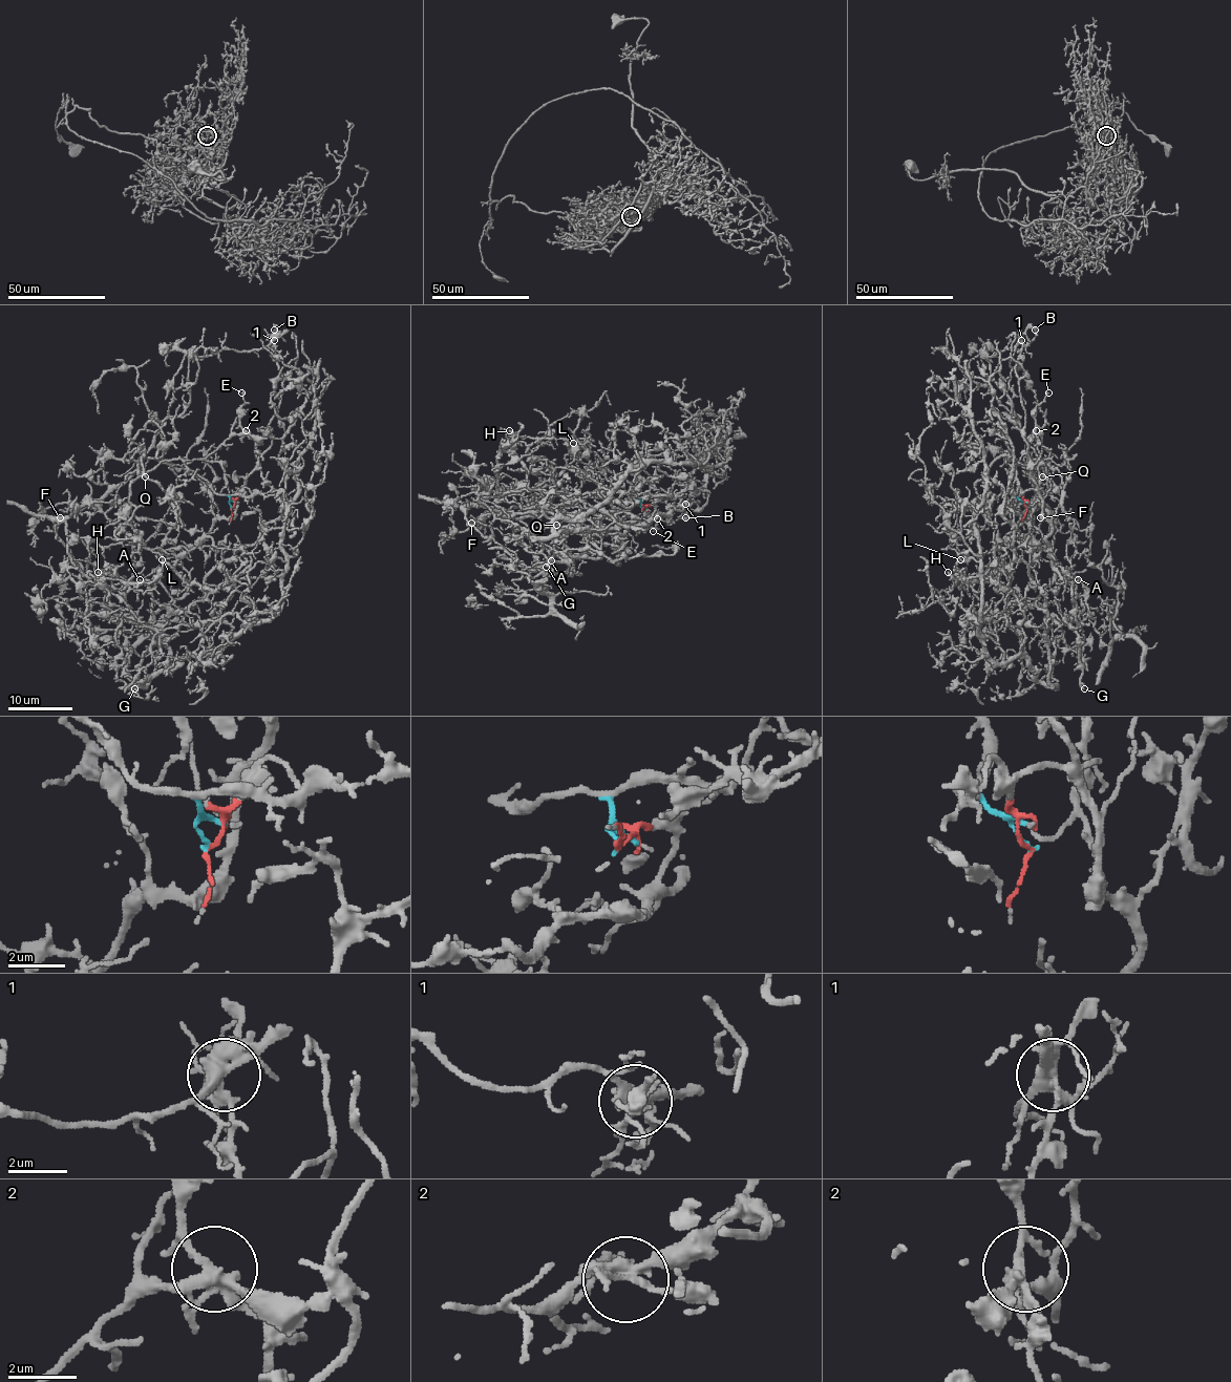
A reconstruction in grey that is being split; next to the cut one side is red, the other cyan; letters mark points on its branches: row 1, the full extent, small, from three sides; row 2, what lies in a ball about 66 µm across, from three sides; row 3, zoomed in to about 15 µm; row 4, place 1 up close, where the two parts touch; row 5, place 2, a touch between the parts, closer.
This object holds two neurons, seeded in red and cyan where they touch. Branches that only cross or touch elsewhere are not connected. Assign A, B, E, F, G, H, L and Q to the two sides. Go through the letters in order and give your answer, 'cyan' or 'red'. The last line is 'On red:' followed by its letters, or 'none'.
A: red
B: red
E: red
F: cyan
G: red
H: cyan
L: cyan
Q: cyan
On red: A, B, E, G

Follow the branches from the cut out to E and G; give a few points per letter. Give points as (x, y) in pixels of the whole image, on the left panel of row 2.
E: (230, 507), (241, 494), (248, 475), (257, 464), (256, 441), (241, 427), (240, 407), (245, 403), (241, 394)
G: (230, 507), (243, 489), (235, 510), (174, 567), (186, 592), (153, 616), (156, 642), (134, 688)

